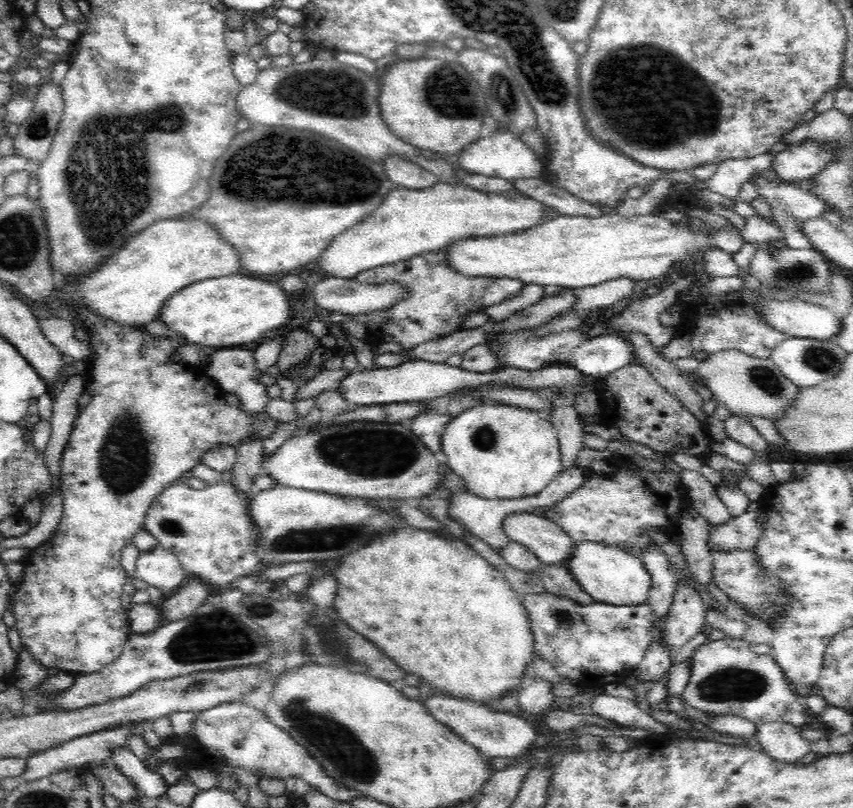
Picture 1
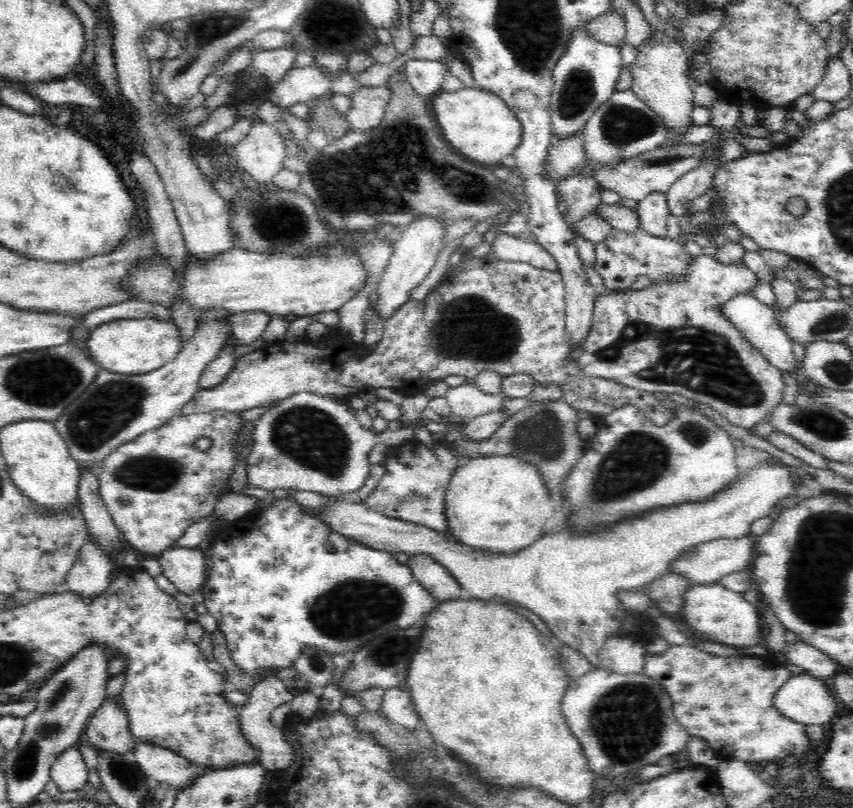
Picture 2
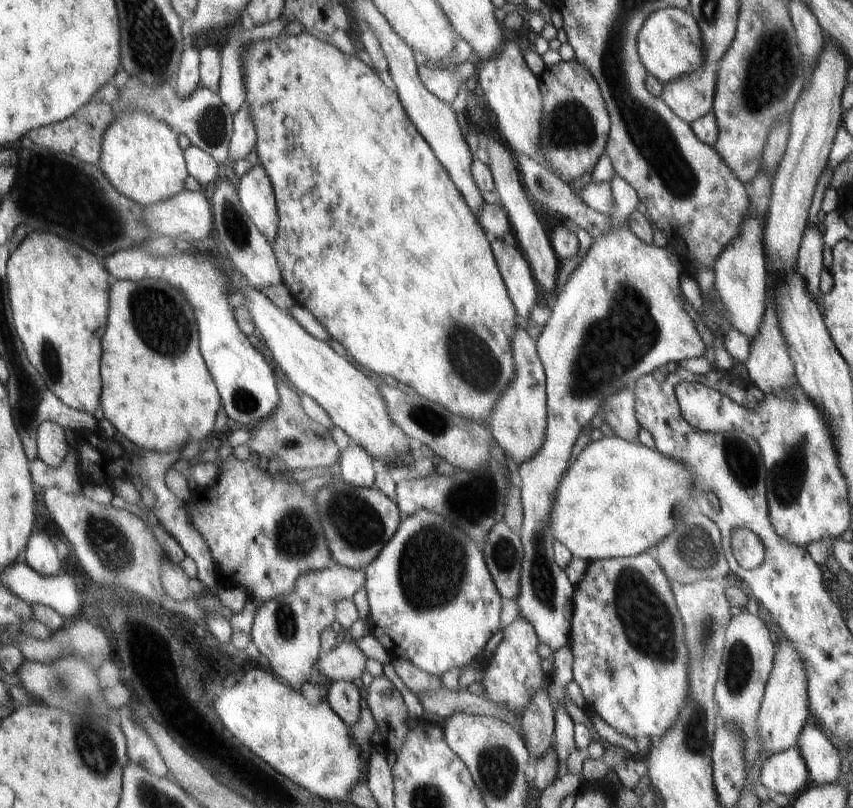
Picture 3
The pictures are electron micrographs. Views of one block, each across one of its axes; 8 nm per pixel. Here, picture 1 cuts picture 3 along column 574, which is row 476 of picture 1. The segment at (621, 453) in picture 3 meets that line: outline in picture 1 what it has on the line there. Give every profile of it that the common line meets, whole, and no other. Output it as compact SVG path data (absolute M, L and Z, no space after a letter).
M476 404L464 410L446 424L441 451L446 454L446 468L464 480L467 493L484 499L518 499L523 496L538 495L554 480L562 470L562 453L558 431L550 418L538 411L518 406Z

